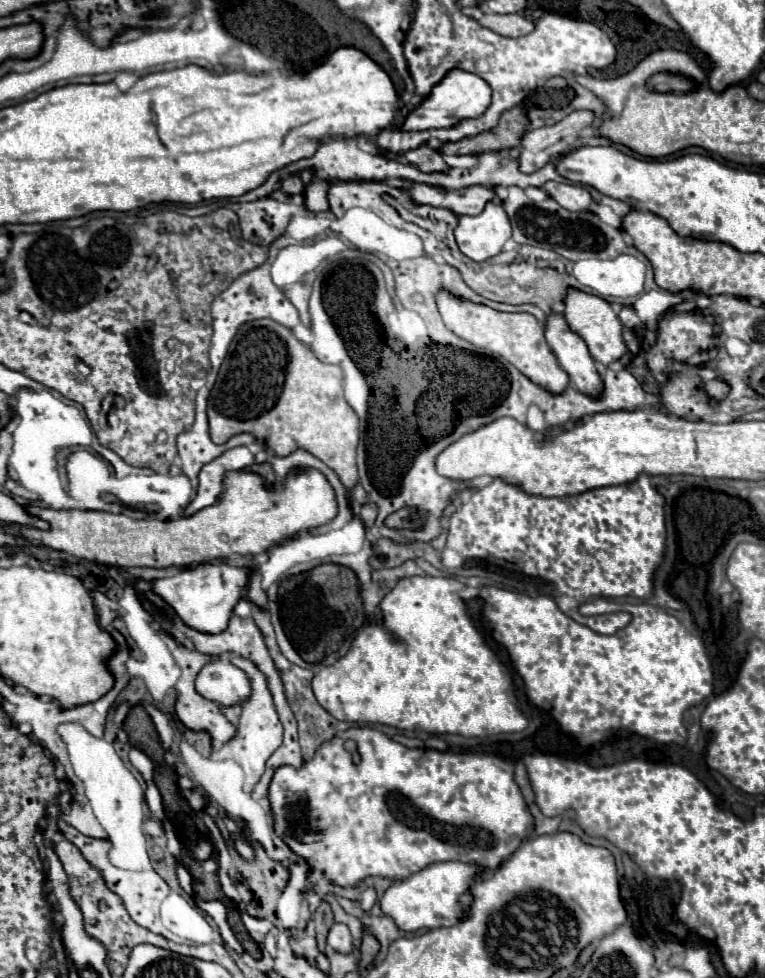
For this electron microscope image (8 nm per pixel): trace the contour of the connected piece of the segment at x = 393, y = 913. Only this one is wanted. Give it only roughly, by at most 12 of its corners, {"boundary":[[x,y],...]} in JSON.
{"boundary":[[434,863],[394,881],[382,911],[398,929],[452,927],[480,865]]}

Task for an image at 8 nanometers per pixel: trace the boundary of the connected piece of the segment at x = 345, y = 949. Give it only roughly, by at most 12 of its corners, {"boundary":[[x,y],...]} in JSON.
{"boundary":[[334,923],[328,947],[338,953],[352,953],[348,925]]}

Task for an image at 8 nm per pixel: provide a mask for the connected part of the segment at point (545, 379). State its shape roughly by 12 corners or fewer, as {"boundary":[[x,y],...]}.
{"boundary":[[448,289],[436,295],[444,325],[476,343],[477,355],[510,361],[560,393],[542,323],[502,313]]}

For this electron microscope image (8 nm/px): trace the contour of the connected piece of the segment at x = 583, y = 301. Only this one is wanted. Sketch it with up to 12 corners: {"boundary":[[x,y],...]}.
{"boundary":[[570,287],[564,317],[602,365],[628,351],[606,299]]}

